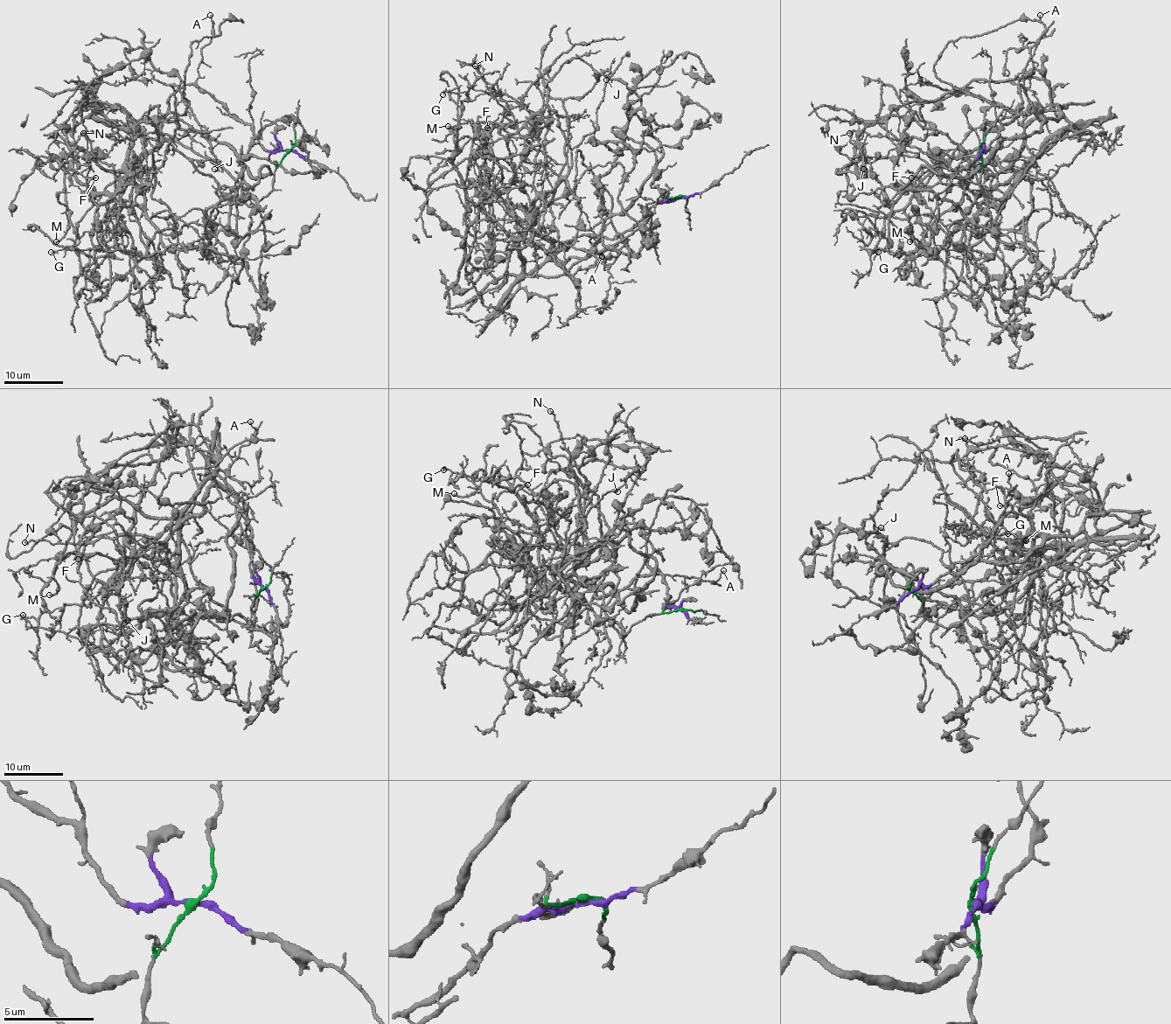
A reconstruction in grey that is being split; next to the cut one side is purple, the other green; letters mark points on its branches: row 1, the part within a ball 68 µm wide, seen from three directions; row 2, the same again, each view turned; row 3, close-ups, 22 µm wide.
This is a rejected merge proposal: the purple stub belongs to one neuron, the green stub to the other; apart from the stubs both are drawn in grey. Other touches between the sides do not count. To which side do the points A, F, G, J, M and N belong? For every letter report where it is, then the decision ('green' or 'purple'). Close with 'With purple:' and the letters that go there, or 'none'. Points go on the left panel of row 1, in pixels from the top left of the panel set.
A: at (210, 15); purple
F: at (95, 177); green
G: at (51, 252); green
J: at (214, 169); purple
M: at (56, 241); green
N: at (83, 133); purple
With purple: A, J, N

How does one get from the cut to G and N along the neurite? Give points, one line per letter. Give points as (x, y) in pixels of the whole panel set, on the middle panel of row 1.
G: (680, 197), (566, 270), (527, 276), (454, 163), (467, 94), (443, 94)
N: (680, 198), (612, 238), (575, 236), (553, 253), (529, 223), (561, 165), (520, 135), (474, 65)

